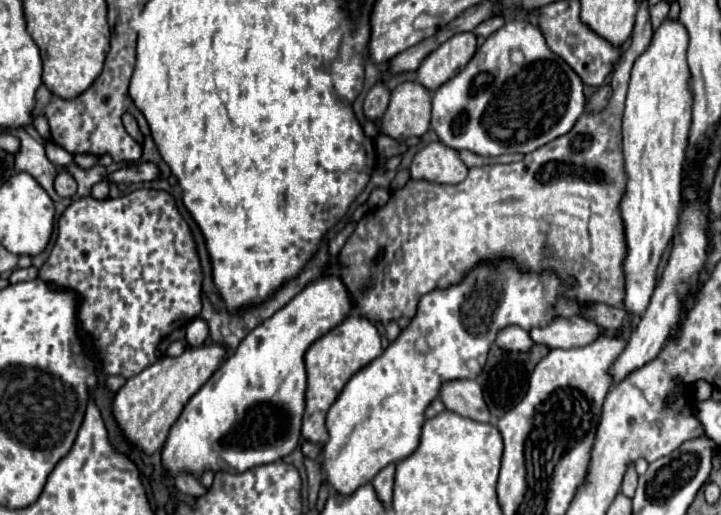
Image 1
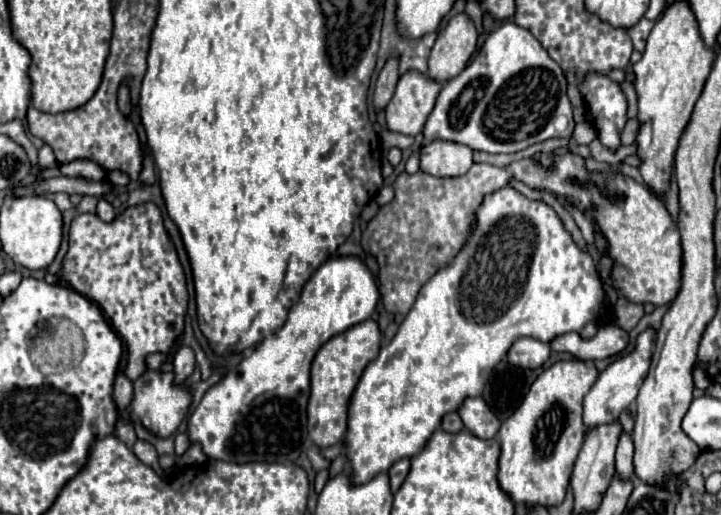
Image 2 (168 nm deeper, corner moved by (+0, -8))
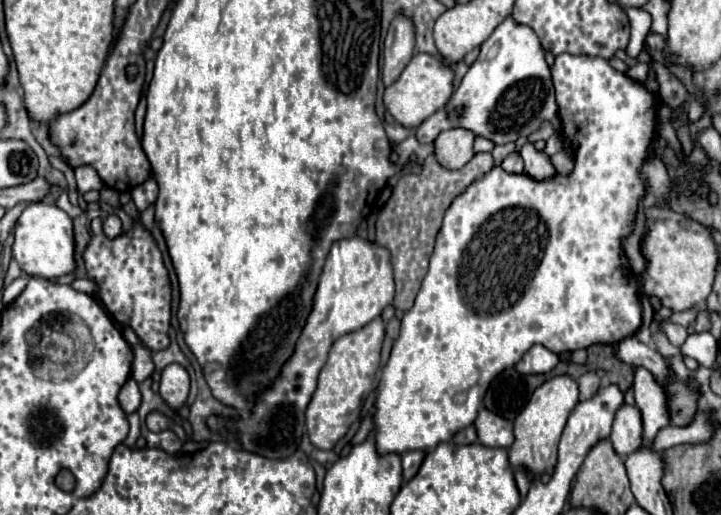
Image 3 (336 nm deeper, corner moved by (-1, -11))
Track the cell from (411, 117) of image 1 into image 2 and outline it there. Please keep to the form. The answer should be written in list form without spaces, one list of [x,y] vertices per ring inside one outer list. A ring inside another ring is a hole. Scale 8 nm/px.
[[[408,70],[400,76],[396,92],[386,106],[386,124],[390,132],[416,136],[422,132],[442,84],[428,74]]]

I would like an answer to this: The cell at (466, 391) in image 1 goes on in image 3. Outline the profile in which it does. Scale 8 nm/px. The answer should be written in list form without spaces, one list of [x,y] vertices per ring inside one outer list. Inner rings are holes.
[[[485,407],[479,409],[475,419],[477,439],[487,447],[509,447],[513,443],[513,423],[487,411]]]

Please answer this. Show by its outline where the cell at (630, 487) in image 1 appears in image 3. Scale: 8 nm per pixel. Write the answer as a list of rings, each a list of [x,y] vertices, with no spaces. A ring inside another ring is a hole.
[[[623,405],[615,413],[613,431],[609,435],[617,455],[625,457],[637,451],[641,447],[641,433],[643,433],[643,425],[641,425],[639,409],[635,405]]]

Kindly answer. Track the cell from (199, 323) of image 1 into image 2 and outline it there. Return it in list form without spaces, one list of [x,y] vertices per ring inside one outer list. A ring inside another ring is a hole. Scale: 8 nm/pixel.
[[[180,348],[176,354],[174,354],[174,384],[184,384],[186,378],[194,372],[194,366],[196,366],[196,360],[194,360],[194,352],[190,348]]]

